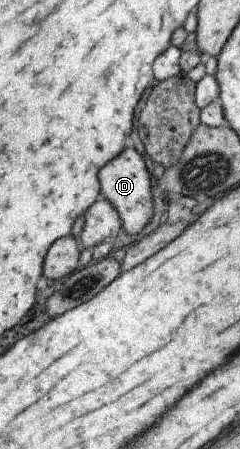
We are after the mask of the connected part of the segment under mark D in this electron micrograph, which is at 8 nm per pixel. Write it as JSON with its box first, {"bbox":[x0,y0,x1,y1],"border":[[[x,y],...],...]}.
{"bbox":[97,147,153,240],"border":[[[123,147],[114,159],[99,168],[97,178],[100,184],[100,196],[107,199],[118,212],[125,230],[124,239],[134,240],[135,235],[149,222],[153,214],[151,175],[147,173],[141,156],[134,148]]]}

